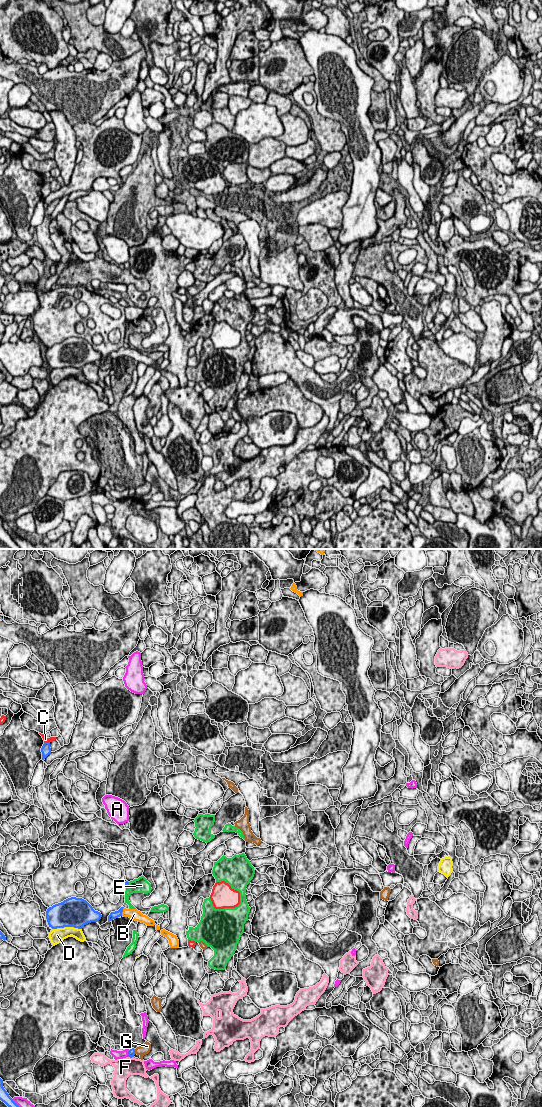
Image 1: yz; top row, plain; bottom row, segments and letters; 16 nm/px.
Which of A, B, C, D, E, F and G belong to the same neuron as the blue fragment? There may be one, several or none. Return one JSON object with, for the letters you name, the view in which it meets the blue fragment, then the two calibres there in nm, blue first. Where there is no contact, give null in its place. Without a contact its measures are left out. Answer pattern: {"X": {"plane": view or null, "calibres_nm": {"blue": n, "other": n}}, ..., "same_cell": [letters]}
{"B": {"plane": "yz", "calibres_nm": {"blue": 130, "other": 170}}, "same_cell": ["B"]}

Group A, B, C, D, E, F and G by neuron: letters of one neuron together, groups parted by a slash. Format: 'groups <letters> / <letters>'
groups A / B / C / D / E / F / G

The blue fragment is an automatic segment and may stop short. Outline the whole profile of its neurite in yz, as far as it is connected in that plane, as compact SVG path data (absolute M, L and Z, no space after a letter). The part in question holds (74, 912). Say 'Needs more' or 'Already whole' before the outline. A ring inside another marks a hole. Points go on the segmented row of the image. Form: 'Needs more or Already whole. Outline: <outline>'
Already whole. Outline: M71 897L61 903L55 904L52 907L49 907L46 911L46 919L49 927L52 929L64 927L82 929L84 925L91 922L97 922L101 919L101 917L101 913L95 911L86 900L76 897Z

